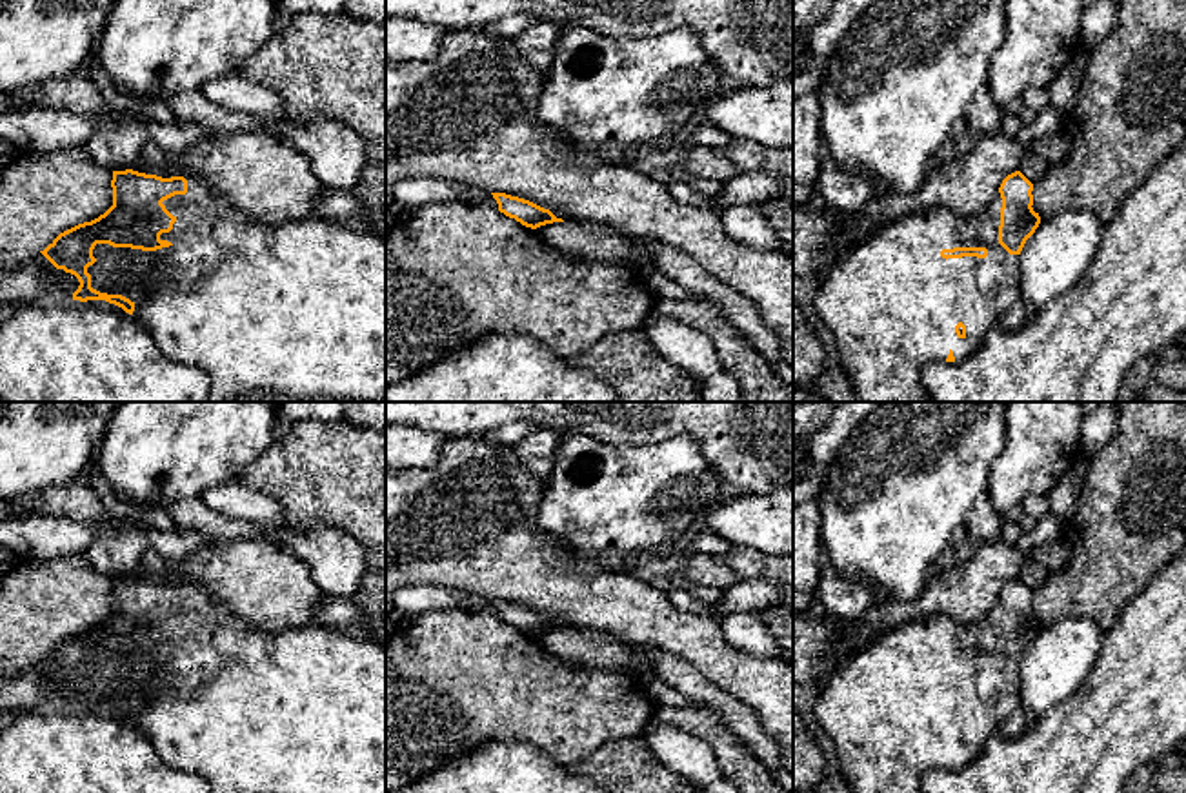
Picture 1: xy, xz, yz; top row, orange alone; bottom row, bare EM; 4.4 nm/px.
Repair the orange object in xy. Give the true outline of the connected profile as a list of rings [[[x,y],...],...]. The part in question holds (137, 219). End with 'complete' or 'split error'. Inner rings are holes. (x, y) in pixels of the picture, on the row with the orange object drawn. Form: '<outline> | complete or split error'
[[[133,169],[113,171],[111,187],[113,206],[104,215],[60,233],[40,251],[56,269],[78,278],[80,286],[73,293],[73,300],[106,300],[133,315],[171,360],[202,367],[207,373],[209,402],[386,402],[386,238],[366,227],[346,226],[324,216],[269,226],[244,215],[238,207],[216,196],[206,180],[193,175],[162,178]],[[96,244],[151,251],[164,266],[153,273],[156,286],[138,302],[93,289],[87,267],[96,262],[93,256]]] | split error

